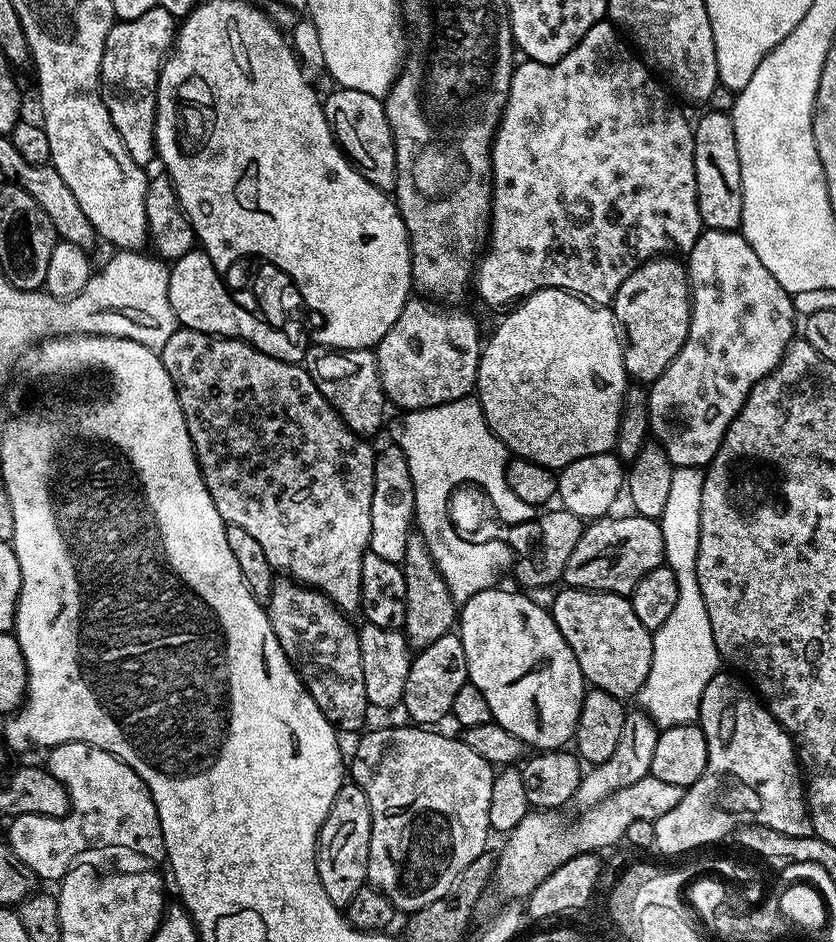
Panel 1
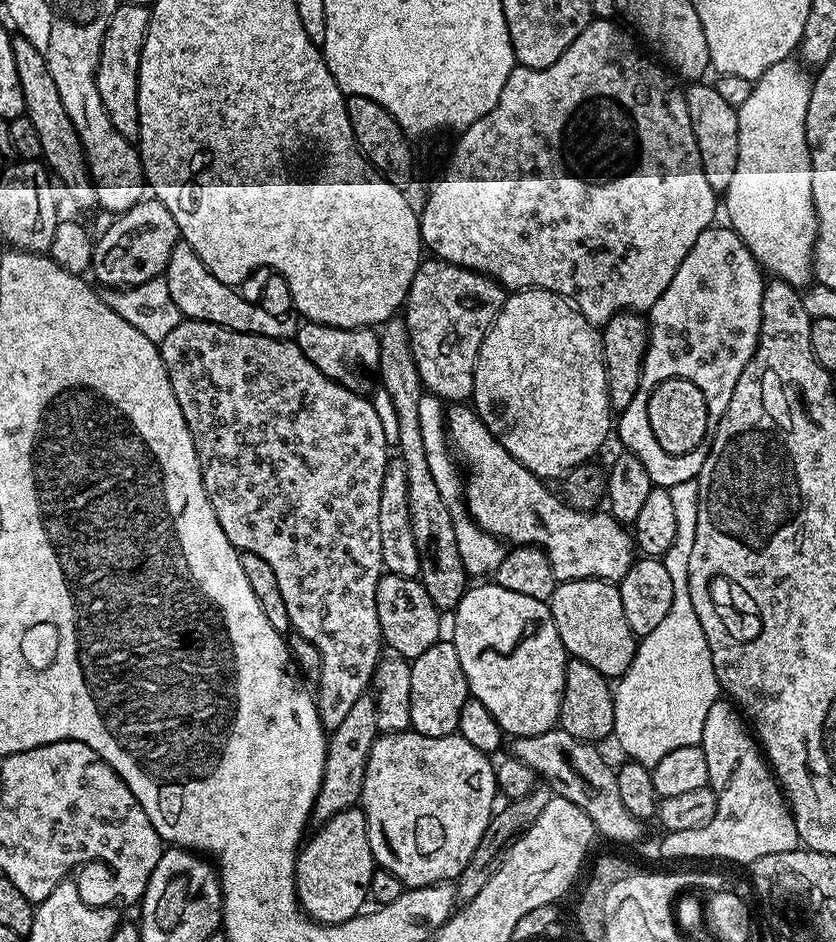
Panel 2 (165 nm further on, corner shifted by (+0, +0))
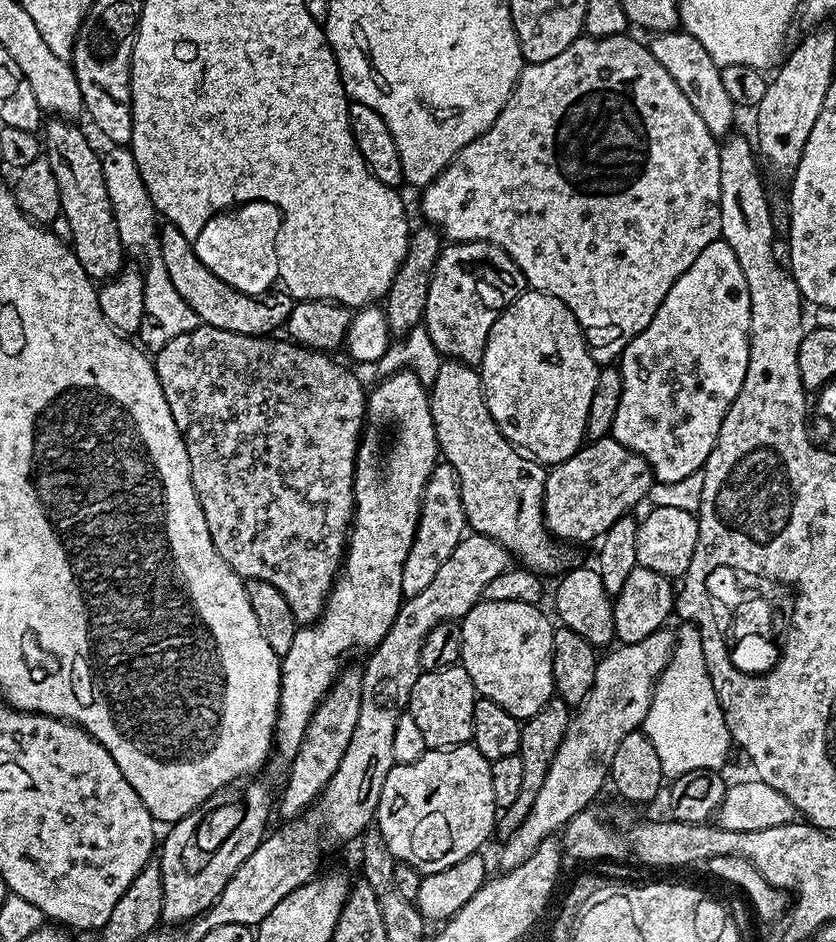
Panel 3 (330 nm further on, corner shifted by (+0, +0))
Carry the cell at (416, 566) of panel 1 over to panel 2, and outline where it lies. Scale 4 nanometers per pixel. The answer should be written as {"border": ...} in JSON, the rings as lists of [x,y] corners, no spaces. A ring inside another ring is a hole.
{"border":[[[399,315],[391,316],[379,325],[380,337],[380,375],[379,387],[384,387],[388,400],[392,403],[392,412],[396,415],[396,432],[394,428],[394,444],[400,447],[398,458],[406,466],[408,479],[408,513],[414,534],[414,544],[418,546],[420,558],[421,586],[430,594],[430,602],[434,602],[437,610],[454,610],[464,593],[470,587],[470,577],[462,558],[458,554],[458,537],[454,535],[454,518],[442,502],[442,494],[430,475],[430,466],[426,463],[426,446],[422,443],[422,418],[418,412],[418,402],[426,395],[422,378],[418,374],[418,366],[414,362],[414,354],[410,346],[410,330]]]}

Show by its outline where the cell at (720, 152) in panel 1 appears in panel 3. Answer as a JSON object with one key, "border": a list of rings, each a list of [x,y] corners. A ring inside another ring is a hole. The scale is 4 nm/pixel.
{"border":[[[673,30],[671,32],[661,32],[653,35],[650,40],[650,47],[654,58],[662,62],[666,74],[678,82],[678,90],[686,94],[686,99],[690,101],[690,106],[698,110],[698,115],[702,117],[702,122],[706,122],[706,130],[717,138],[723,138],[733,131],[732,123],[736,120],[738,109],[735,102],[726,94],[722,87],[722,74],[720,65],[710,58],[710,53],[694,38],[683,30]]]}

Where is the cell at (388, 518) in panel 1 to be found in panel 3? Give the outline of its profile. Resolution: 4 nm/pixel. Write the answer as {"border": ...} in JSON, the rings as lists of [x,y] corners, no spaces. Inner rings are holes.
{"border":[[[437,463],[424,487],[414,542],[402,566],[402,590],[405,597],[422,594],[422,590],[430,586],[430,581],[433,580],[434,574],[438,574],[442,562],[446,562],[446,558],[454,554],[454,546],[458,546],[458,542],[464,539],[465,535],[466,521],[456,471],[446,463]]]}

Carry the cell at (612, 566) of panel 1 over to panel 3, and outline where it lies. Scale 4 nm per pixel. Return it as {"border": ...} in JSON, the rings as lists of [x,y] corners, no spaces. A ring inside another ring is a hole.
{"border":[[[445,359],[438,370],[438,378],[434,378],[434,382],[430,385],[428,401],[430,414],[434,418],[439,455],[443,463],[450,465],[456,471],[460,483],[462,510],[467,527],[475,535],[494,538],[515,559],[517,556],[520,559],[517,561],[523,567],[532,572],[545,574],[544,572],[552,572],[555,568],[563,569],[569,563],[568,556],[564,553],[565,545],[544,525],[544,483],[548,472],[545,465],[521,452],[515,444],[511,444],[504,437],[502,430],[498,430],[486,406],[479,371],[473,365],[464,364],[460,360]]]}

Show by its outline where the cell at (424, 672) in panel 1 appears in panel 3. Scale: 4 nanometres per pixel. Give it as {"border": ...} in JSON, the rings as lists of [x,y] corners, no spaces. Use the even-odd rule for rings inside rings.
{"border":[[[452,664],[442,670],[421,671],[418,682],[414,682],[414,690],[410,690],[406,712],[414,718],[429,749],[456,748],[471,741],[477,699],[478,693],[470,674],[466,674],[460,664]]]}

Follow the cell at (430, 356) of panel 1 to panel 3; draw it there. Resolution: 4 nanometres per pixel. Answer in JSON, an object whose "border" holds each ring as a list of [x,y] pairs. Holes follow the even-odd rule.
{"border":[[[481,240],[452,242],[441,247],[440,257],[434,266],[434,278],[430,278],[430,294],[426,298],[423,326],[430,334],[430,342],[439,350],[441,357],[460,360],[464,364],[479,365],[484,356],[484,347],[488,341],[494,322],[526,290],[522,270],[502,250],[493,244]]]}

